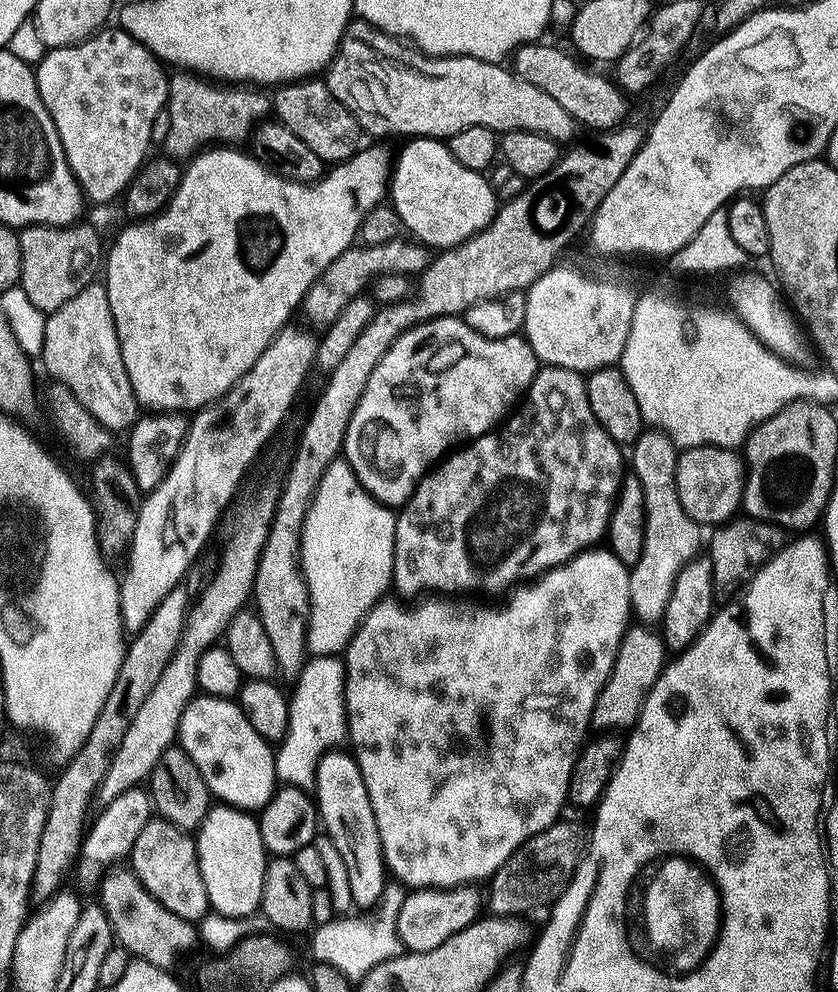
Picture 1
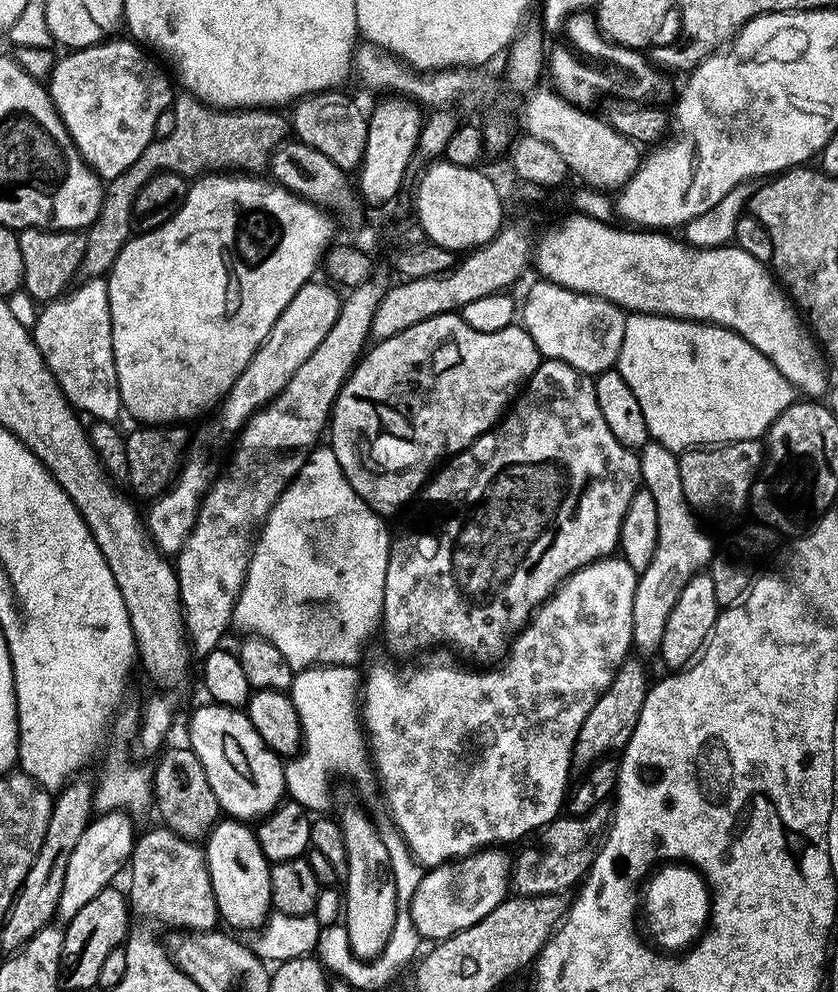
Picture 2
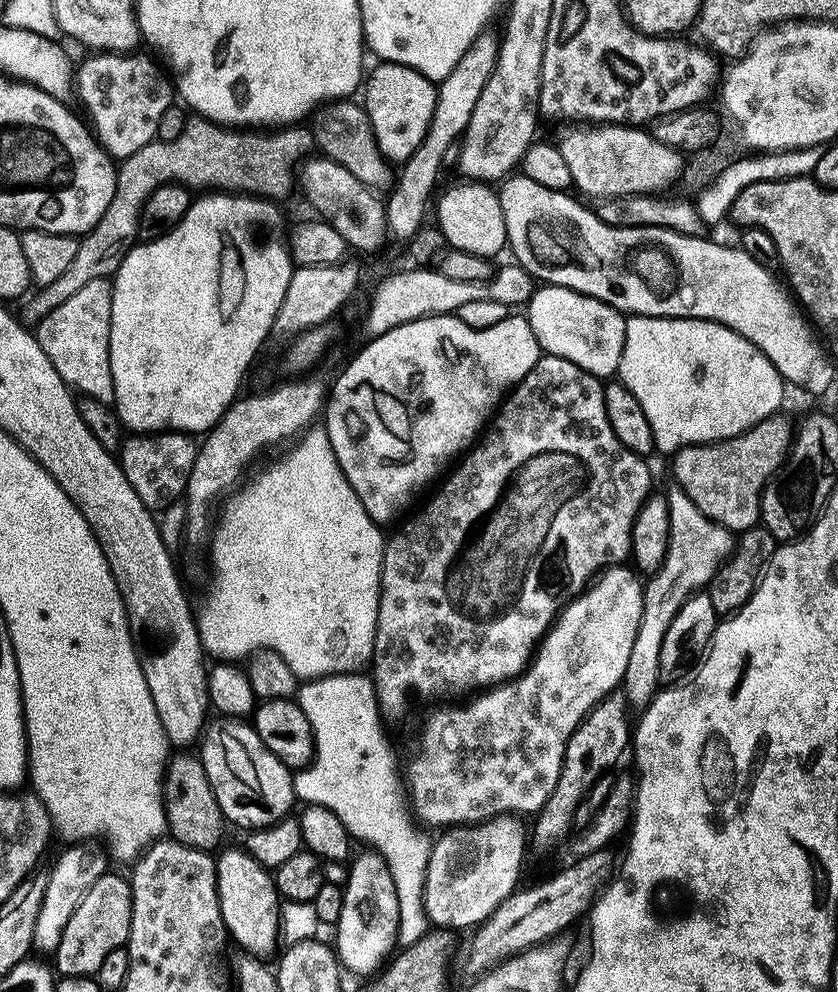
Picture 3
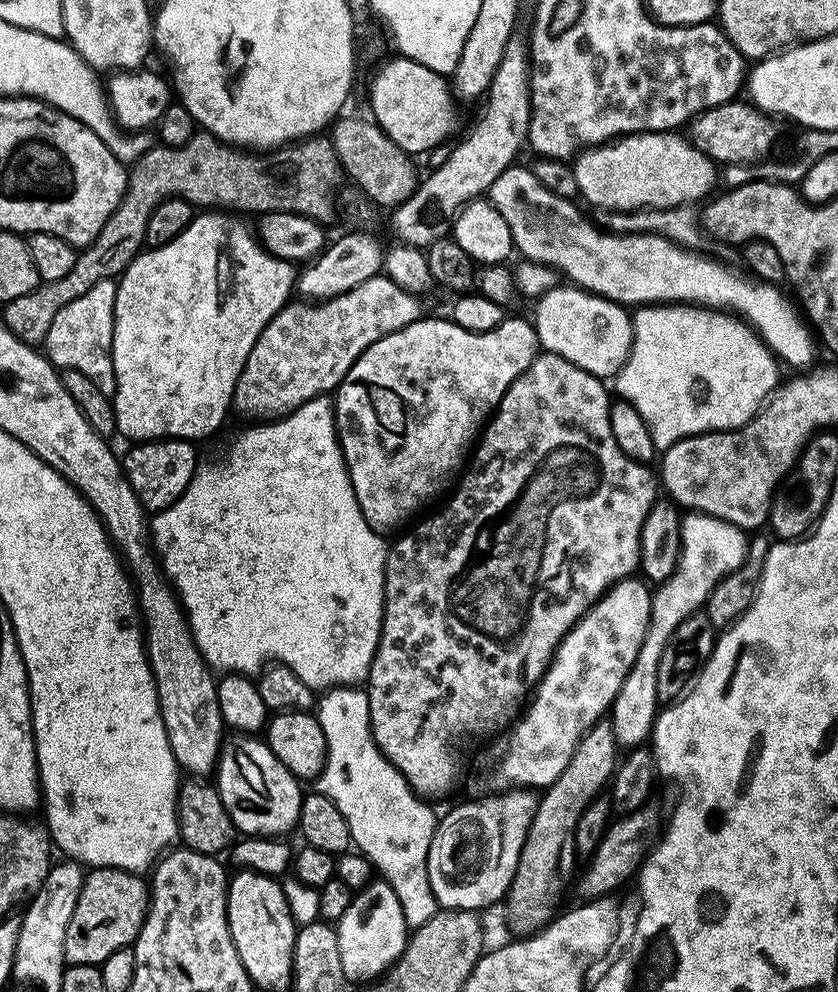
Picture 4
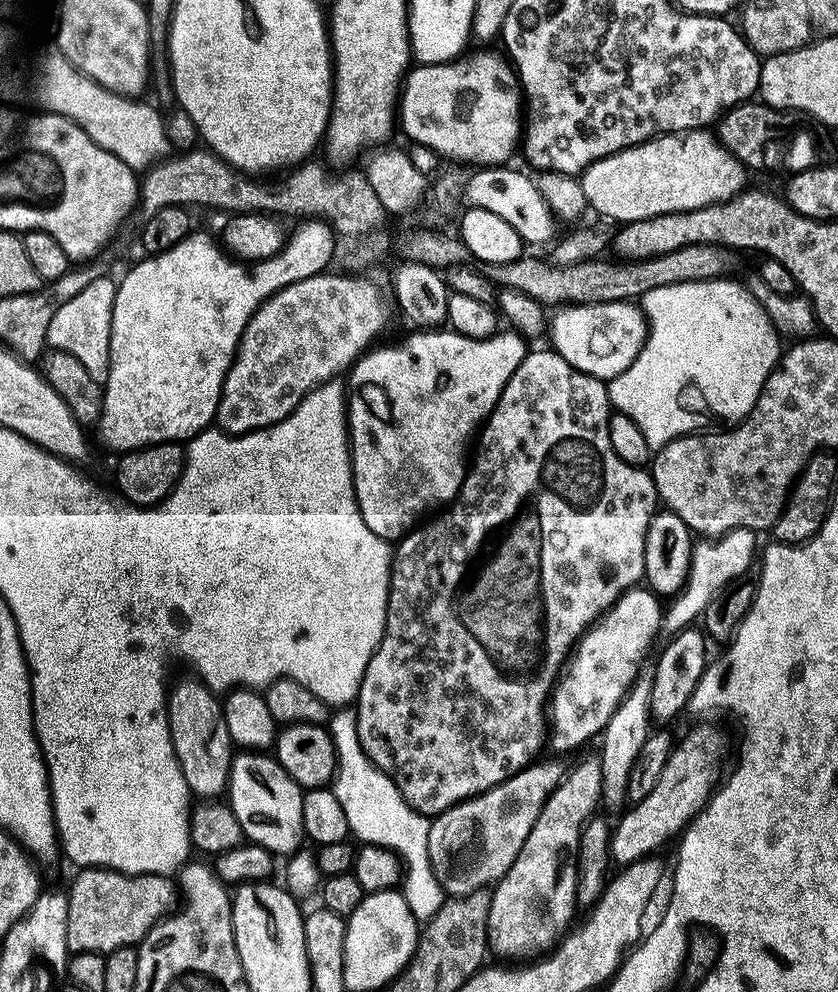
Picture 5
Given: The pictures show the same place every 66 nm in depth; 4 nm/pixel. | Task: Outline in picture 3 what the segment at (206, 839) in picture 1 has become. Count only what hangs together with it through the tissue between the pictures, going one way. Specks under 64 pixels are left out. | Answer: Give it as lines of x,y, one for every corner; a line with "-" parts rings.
232,848
229,852
219,853
216,862
218,874
218,886
220,887
220,901
222,902
222,918
224,927
229,937
236,939
236,944
247,955
257,958
268,958
268,955
276,948
276,943
282,940
282,917
280,918
281,894
276,887
273,873
264,868
252,856
251,851
240,848

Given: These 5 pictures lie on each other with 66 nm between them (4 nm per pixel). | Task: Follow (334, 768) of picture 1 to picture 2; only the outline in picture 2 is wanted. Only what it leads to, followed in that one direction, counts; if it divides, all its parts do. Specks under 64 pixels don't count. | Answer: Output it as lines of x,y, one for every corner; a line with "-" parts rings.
348,808
338,816
340,830
348,847
348,894
346,892
346,927
349,946
358,960
373,961
380,956
394,934
396,921
396,886
392,877
390,854
384,845
382,832
360,808

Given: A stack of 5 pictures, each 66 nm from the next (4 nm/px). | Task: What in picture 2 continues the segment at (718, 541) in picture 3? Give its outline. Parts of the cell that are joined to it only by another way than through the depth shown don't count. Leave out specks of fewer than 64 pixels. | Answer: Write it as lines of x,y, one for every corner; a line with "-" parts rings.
649,442
639,453
639,458
643,487
658,506
658,548
654,550
654,560
648,569
639,573
640,581
634,594
632,642
635,651
641,652
641,657
655,657
662,646
662,634
666,634
666,622
670,622
670,614
674,606
678,606
682,590
686,590
688,583
711,565
714,544
712,548
711,538
700,529
701,521
688,505
686,490
682,490
680,456
666,450
666,446

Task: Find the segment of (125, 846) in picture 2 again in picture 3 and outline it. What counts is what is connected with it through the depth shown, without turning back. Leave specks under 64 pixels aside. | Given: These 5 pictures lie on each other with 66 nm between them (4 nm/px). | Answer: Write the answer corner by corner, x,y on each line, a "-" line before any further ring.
68,846
68,849
60,856
56,869
52,872
52,878
48,878
44,894
42,914
38,918
36,927
35,947
41,948
48,954
55,953
62,942
62,934
66,934
66,926
70,926
70,918
82,906
86,894
109,871
108,864
92,849
92,846

